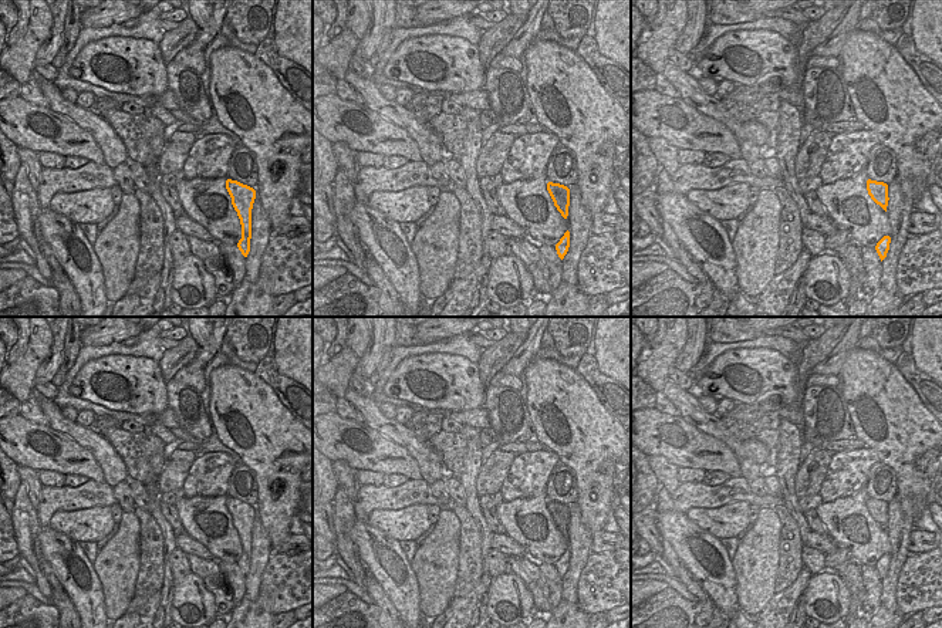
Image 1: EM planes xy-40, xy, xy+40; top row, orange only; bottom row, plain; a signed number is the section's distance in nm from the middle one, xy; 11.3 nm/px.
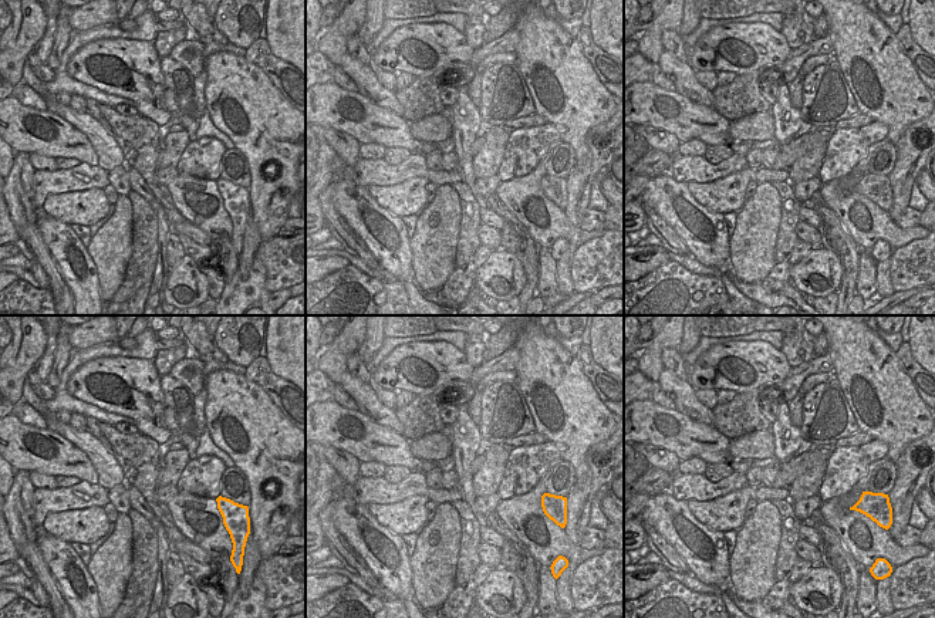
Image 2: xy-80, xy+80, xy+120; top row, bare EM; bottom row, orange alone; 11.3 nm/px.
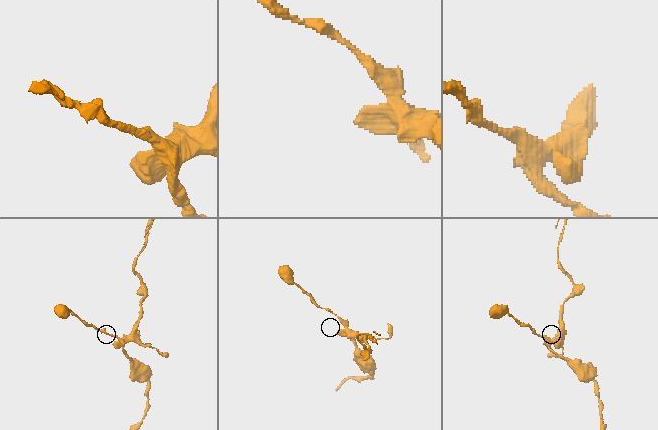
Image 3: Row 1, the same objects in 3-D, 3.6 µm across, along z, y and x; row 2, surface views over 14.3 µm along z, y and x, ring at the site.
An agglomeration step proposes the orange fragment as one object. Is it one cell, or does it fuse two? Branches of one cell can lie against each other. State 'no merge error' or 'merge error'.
merge error

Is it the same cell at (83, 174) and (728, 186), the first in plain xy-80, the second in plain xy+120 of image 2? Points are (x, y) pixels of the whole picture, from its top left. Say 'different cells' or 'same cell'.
different cells

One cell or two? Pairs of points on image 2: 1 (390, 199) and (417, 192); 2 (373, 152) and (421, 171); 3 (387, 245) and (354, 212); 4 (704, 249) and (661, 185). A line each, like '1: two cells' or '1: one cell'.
1: one cell
2: two cells
3: one cell
4: one cell

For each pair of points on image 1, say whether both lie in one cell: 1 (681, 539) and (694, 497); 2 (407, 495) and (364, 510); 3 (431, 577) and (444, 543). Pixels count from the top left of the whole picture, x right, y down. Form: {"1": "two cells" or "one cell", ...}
{"1": "two cells", "2": "one cell", "3": "one cell"}

